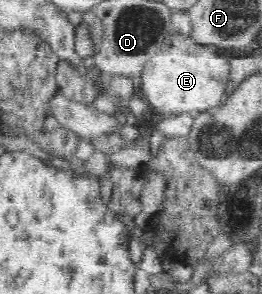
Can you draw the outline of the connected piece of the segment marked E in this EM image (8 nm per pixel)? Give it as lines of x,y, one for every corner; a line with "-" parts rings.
170,36
160,46
158,54
146,62
140,77
142,100
156,117
180,112
196,116
223,104
229,81
229,63
228,58
218,54
212,45
201,46
190,37

